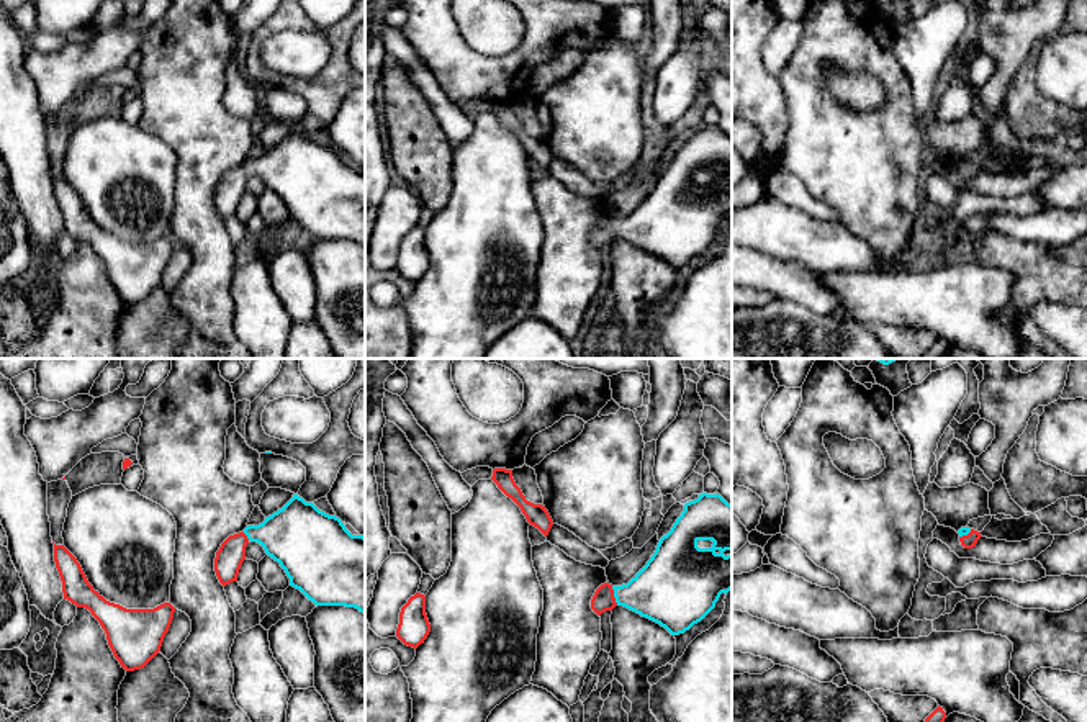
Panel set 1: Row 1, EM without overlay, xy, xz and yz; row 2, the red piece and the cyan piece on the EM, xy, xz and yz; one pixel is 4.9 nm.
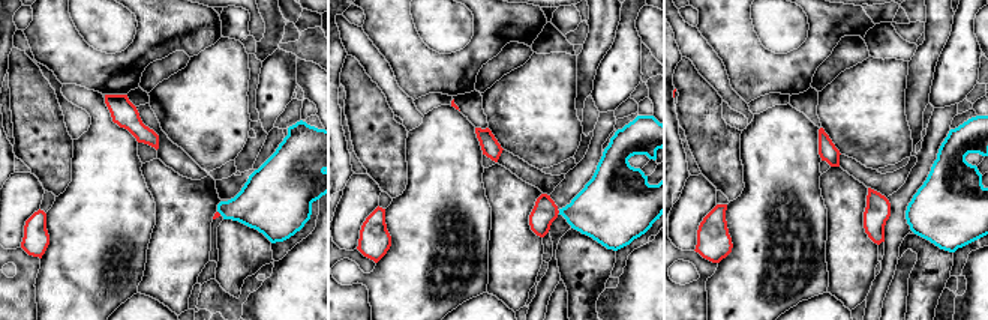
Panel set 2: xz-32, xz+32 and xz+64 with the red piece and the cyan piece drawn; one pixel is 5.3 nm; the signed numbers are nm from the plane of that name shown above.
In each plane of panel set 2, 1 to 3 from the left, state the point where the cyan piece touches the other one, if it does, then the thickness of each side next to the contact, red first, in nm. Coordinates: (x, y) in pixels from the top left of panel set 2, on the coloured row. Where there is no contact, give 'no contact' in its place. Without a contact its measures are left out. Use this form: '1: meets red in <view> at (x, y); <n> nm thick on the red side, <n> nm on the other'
1: no contact
2: no contact
3: no contact

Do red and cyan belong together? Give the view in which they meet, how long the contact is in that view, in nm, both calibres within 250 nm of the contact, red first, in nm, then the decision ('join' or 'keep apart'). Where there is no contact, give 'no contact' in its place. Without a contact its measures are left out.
meets red in xz; contact 100 nm long; 110 nm thick on the red side, 300 nm on the other; join

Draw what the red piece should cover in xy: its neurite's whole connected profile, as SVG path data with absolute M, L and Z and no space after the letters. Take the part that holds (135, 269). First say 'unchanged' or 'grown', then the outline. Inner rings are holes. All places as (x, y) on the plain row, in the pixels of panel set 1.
unchanged; M54 177L54 195L64 232L88 242L100 255L121 301L126 305L144 301L160 285L175 241L164 236L154 242L126 242L93 223L80 196L64 178Z

